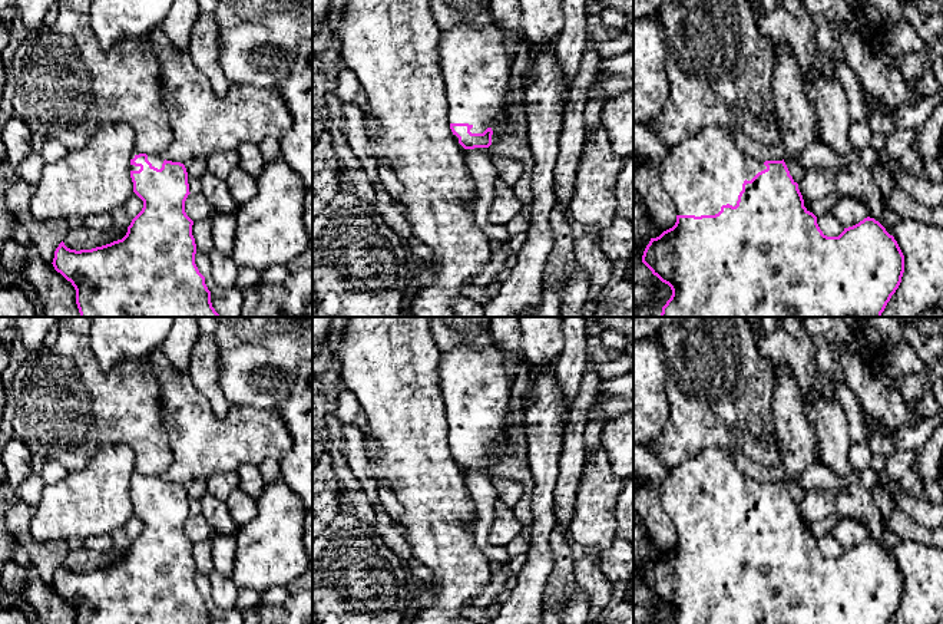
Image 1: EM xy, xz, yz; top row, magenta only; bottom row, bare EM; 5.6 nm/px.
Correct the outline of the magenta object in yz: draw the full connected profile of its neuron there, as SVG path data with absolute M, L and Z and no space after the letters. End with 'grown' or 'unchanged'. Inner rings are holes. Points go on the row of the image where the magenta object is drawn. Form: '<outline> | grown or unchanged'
M714 123L697 135L678 143L661 164L661 184L676 208L676 222L659 237L651 238L642 263L672 290L671 298L662 307L661 317L881 317L887 303L901 283L904 255L886 228L874 218L844 228L838 237L827 237L817 224L817 217L804 207L798 184L790 175L782 161L760 161L739 151L735 138L727 128Z | grown

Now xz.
M459 23L441 32L439 65L456 141L464 149L489 148L490 123L503 115L512 75L504 32L494 24L474 29Z | grown

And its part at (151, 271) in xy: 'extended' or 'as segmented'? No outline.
extended

